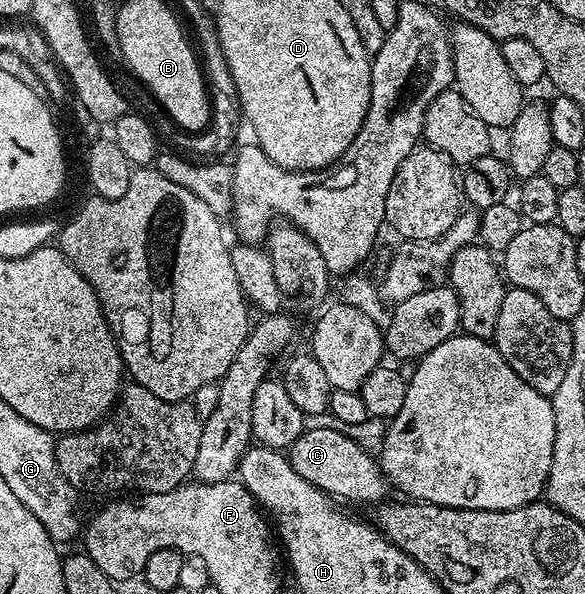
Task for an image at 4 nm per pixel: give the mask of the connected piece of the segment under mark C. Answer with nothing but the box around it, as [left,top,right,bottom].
[288,427,388,507]

